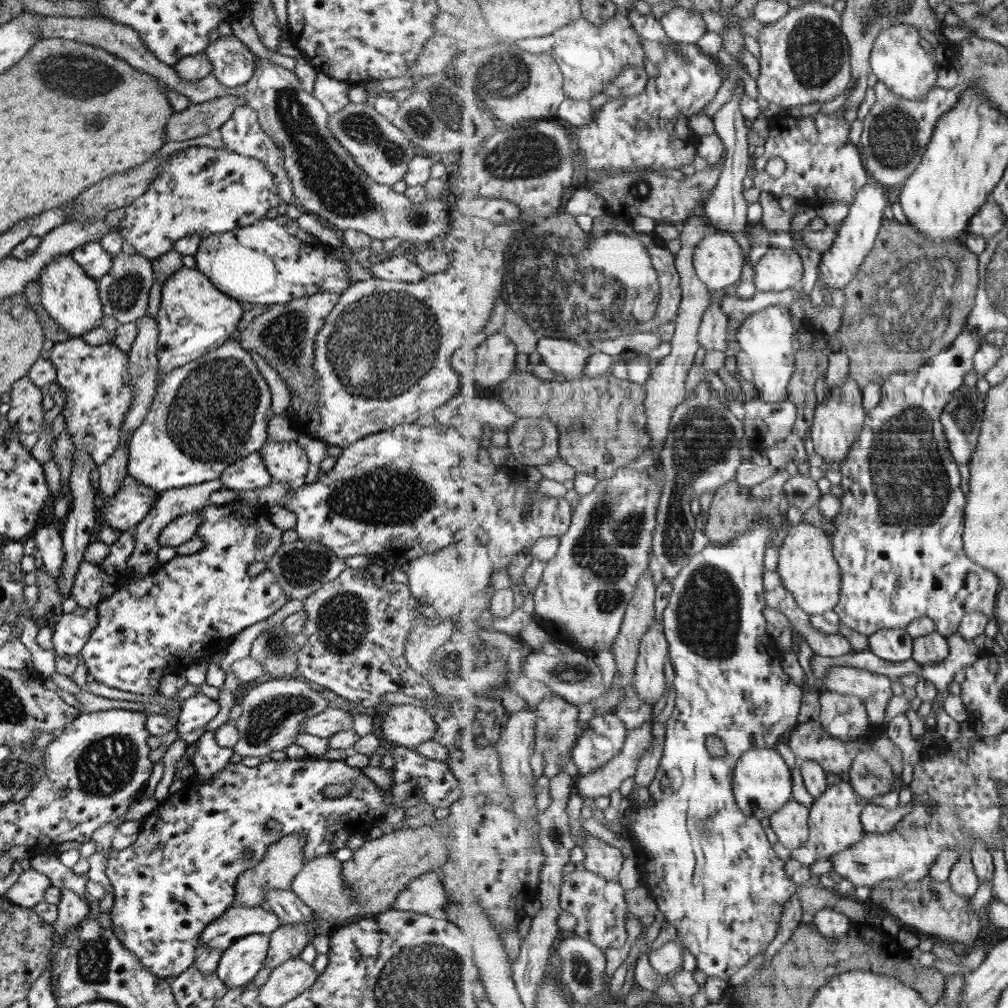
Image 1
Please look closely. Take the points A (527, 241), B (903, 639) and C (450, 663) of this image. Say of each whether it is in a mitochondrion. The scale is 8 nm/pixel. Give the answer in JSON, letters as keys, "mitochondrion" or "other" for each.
{"A":"mitochondrion","B":"other","C":"mitochondrion"}

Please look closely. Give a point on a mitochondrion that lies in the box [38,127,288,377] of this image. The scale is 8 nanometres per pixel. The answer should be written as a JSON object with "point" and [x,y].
{"point":[124,293]}

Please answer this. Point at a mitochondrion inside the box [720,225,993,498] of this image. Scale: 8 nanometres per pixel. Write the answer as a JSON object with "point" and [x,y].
{"point":[965,412]}

